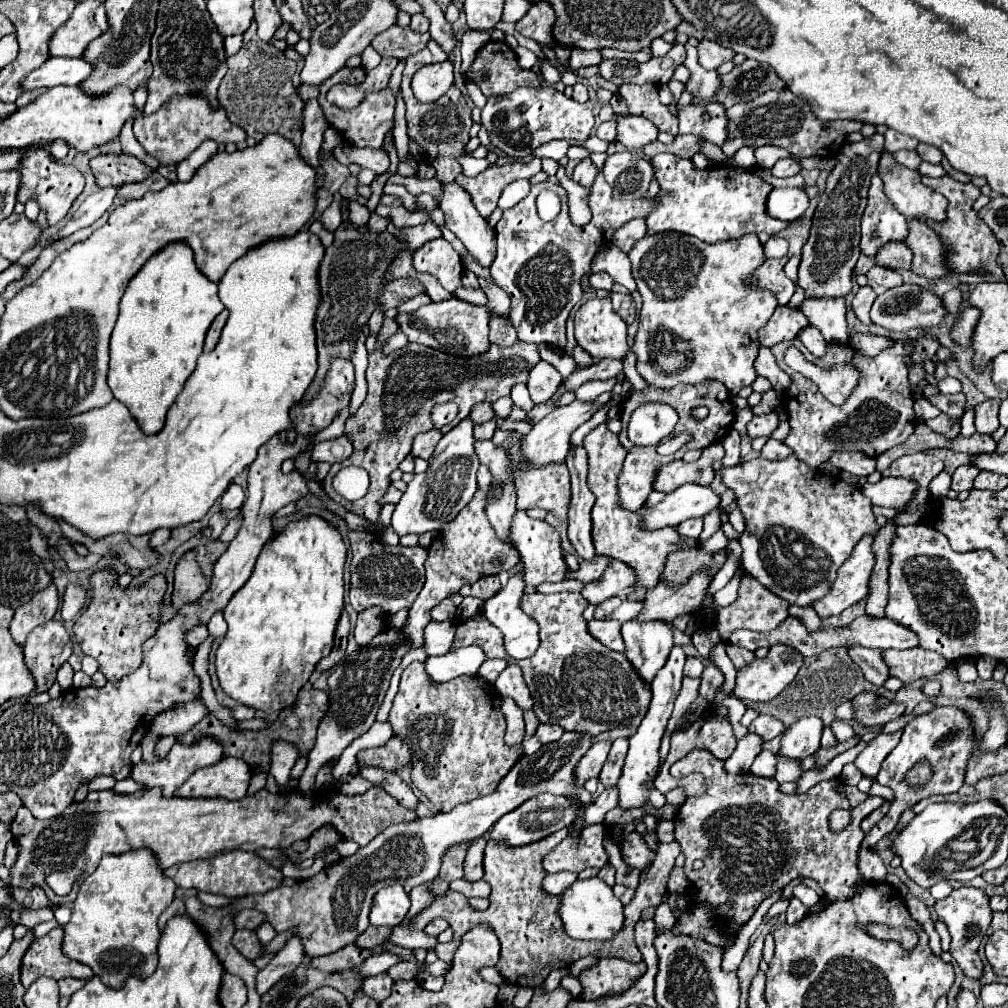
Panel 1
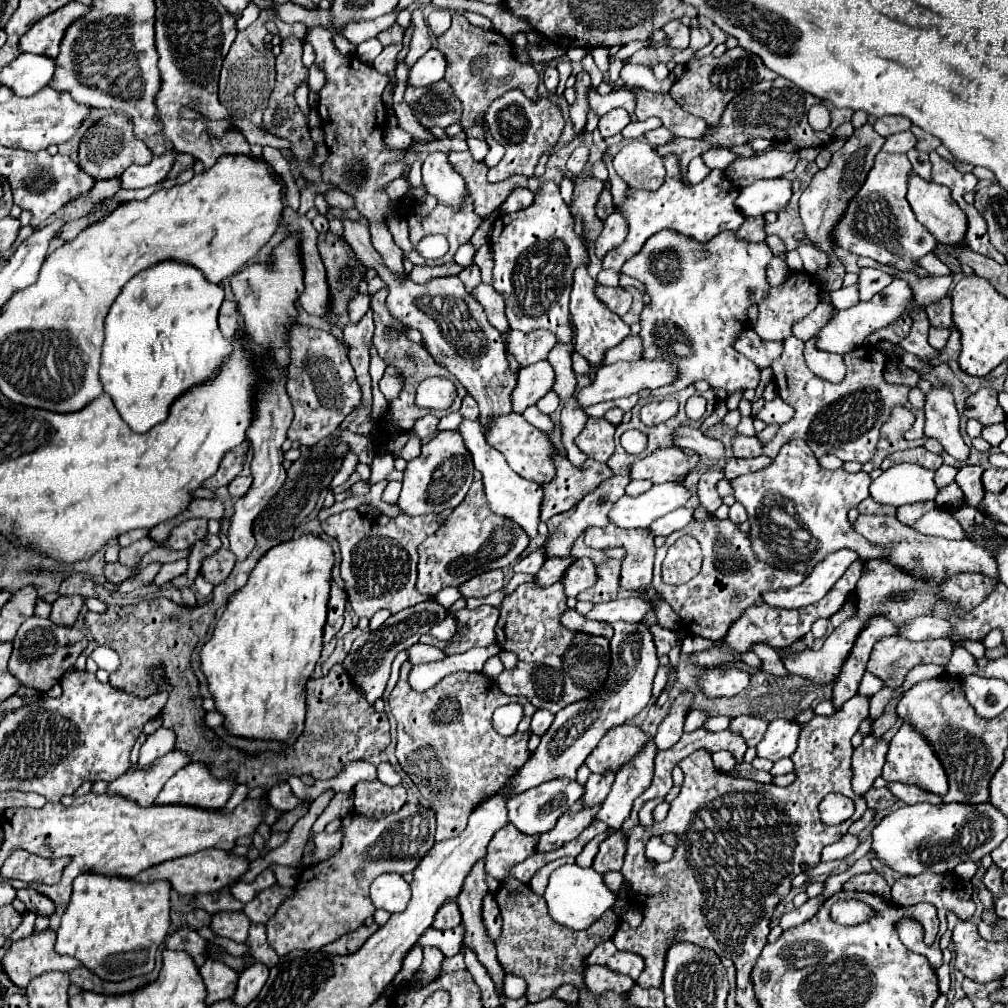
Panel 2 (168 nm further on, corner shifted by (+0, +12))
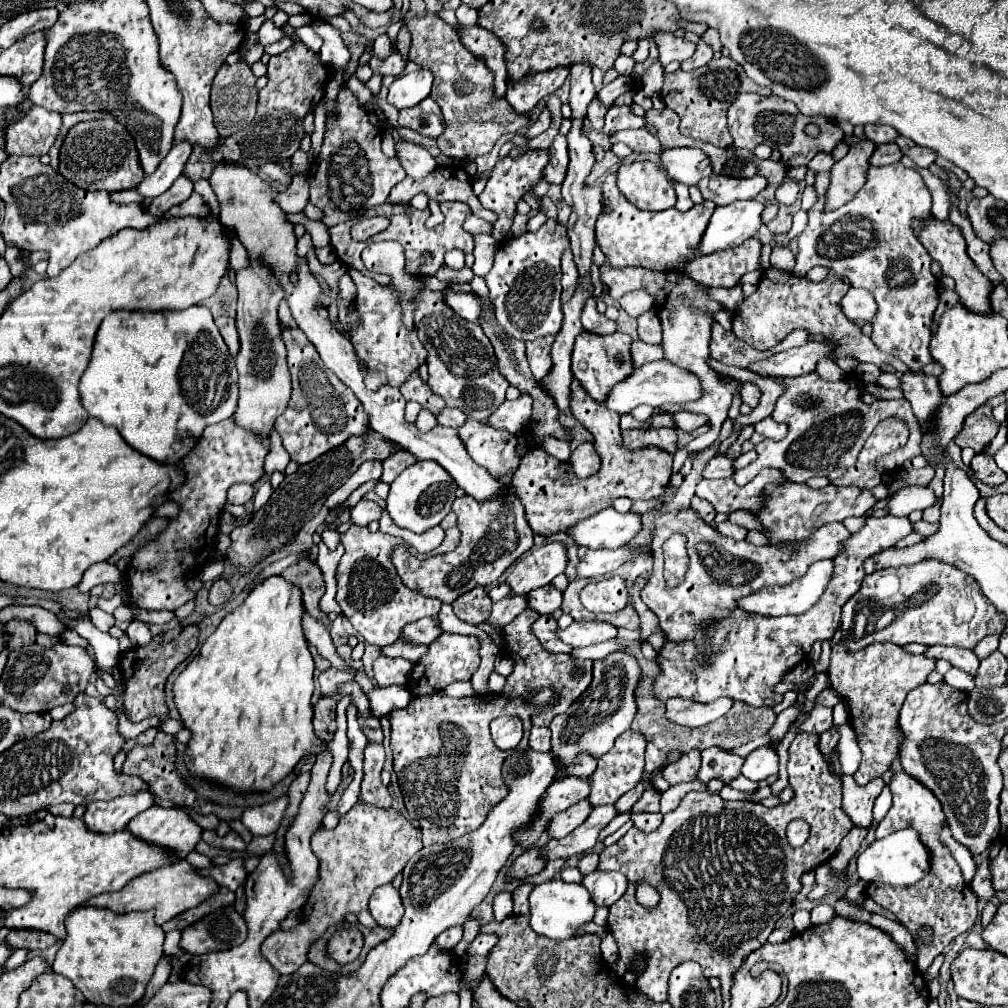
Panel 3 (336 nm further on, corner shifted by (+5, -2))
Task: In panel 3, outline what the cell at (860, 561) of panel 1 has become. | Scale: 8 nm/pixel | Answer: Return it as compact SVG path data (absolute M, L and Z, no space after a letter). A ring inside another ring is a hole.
M831 559L815 561L809 565L807 573L797 577L795 581L791 581L787 585L763 587L757 593L747 595L745 599L737 599L737 607L745 609L747 613L757 613L757 615L799 615L799 613L807 611L809 607L813 607L813 603L817 603L817 599L821 597L821 591L825 591L825 583L829 581L831 571L833 571Z

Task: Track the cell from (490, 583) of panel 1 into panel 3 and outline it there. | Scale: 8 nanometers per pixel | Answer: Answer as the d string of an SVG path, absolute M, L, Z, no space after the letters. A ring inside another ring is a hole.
M475 587L473 591L461 595L457 601L453 601L453 611L461 621L477 625L489 617L491 605L493 605L493 601L489 599L487 589Z

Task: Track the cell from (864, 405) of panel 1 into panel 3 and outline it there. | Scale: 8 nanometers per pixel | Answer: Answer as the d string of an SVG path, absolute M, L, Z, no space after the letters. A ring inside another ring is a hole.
M815 371L803 377L793 377L793 379L777 379L781 381L787 391L785 395L777 401L775 405L775 413L773 417L777 417L777 421L783 421L789 425L789 433L781 439L781 441L761 441L759 445L755 445L757 451L757 459L747 465L745 469L735 471L733 481L737 485L747 485L757 473L759 469L765 467L775 467L783 473L783 477L787 481L793 483L803 483L809 477L817 477L817 475L829 475L831 469L843 467L849 469L857 463L857 455L863 447L863 443L867 441L867 437L871 435L871 431L877 427L879 421L887 419L887 417L899 417L905 421L905 425L909 427L909 441L905 447L885 455L883 463L875 463L879 473L895 473L903 467L903 463L911 457L917 457L921 453L922 432L918 421L913 414L909 401L879 401L873 405L865 405L863 401L859 401L859 381L857 377L849 375L847 379L839 381L839 383L831 383L831 381L823 381ZM793 395L817 395L817 399L821 399L821 403L809 411L803 411L801 407L793 407Z

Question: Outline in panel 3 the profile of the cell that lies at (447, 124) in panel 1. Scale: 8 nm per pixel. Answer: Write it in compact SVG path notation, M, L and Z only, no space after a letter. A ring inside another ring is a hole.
M433 99L421 101L417 107L399 111L399 127L413 129L425 137L437 139L441 131L445 131L445 123L441 119L441 109Z

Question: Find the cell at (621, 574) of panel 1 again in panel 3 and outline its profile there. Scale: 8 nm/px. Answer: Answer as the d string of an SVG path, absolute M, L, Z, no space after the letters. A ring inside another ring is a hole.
M545 585L527 593L527 609L539 615L553 613L555 609L561 607L561 601L563 601L563 593L557 591L553 585Z

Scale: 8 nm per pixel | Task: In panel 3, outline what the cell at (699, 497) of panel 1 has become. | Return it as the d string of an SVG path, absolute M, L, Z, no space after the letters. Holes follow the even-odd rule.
M613 507L593 513L565 529L565 533L573 539L577 547L587 549L619 549L639 531L641 531L639 515L633 513L621 515Z

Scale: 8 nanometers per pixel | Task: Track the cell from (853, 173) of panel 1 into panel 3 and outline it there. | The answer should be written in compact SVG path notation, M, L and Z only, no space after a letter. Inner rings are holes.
M861 141L849 147L849 153L831 167L831 185L827 191L825 209L837 209L859 191L865 183L865 171L869 169L869 159L875 151L873 141Z

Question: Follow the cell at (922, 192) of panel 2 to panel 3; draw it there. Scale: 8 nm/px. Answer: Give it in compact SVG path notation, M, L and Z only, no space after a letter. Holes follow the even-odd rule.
M931 217L929 221L925 221L923 227L919 227L919 223L917 223L917 235L919 235L919 241L925 245L925 249L929 251L929 255L935 261L939 261L939 265L943 269L943 275L949 275L949 277L955 279L955 291L959 295L959 303L969 307L969 311L975 311L975 313L981 313L981 315L993 313L993 309L989 305L989 295L991 295L995 285L969 259L967 249L965 249L965 239L963 239L959 227L955 227L949 221L941 223L939 219Z

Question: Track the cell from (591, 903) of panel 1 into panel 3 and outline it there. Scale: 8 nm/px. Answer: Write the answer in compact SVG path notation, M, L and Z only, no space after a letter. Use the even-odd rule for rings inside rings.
M555 877L551 881L545 881L533 887L529 895L529 911L531 911L529 925L535 933L545 935L549 939L571 939L577 927L593 919L595 903L583 885L565 883L559 877Z

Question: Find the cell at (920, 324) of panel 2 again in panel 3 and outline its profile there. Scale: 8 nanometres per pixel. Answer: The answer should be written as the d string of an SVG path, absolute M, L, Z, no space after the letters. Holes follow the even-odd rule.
M901 163L885 165L885 167L869 167L865 185L857 191L853 201L845 203L835 211L825 211L825 189L829 187L829 173L817 173L815 183L817 203L807 211L809 223L799 235L799 253L795 275L805 277L807 271L815 265L827 267L833 273L847 277L851 287L863 287L873 293L877 301L877 313L871 319L873 333L871 341L885 353L901 359L909 371L921 371L923 365L931 363L929 355L929 339L931 339L931 323L933 313L939 303L939 279L931 273L931 255L917 239L913 229L913 219L929 219L931 217L931 193L925 187L921 175L915 169L907 169Z

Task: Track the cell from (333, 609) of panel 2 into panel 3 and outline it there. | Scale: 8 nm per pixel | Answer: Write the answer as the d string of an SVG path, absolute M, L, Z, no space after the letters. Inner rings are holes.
M301 559L299 563L287 567L283 573L281 573L283 579L287 579L289 583L293 585L299 585L301 591L303 591L303 601L305 601L305 607L307 611L317 617L317 619L323 619L325 615L319 611L319 599L325 591L323 587L323 575L321 575L321 569L309 559Z

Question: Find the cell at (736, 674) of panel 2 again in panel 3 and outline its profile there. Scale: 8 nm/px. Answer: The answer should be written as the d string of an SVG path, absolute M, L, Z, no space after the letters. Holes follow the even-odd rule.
M723 697L713 703L693 703L689 699L669 699L669 703L665 703L665 719L681 727L695 729L695 727L703 727L723 717L731 705L733 701L723 699Z

